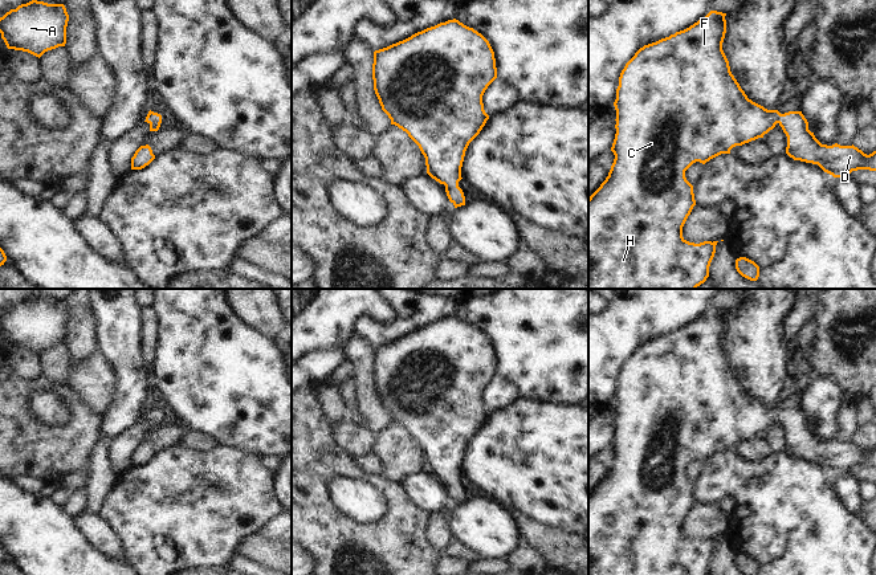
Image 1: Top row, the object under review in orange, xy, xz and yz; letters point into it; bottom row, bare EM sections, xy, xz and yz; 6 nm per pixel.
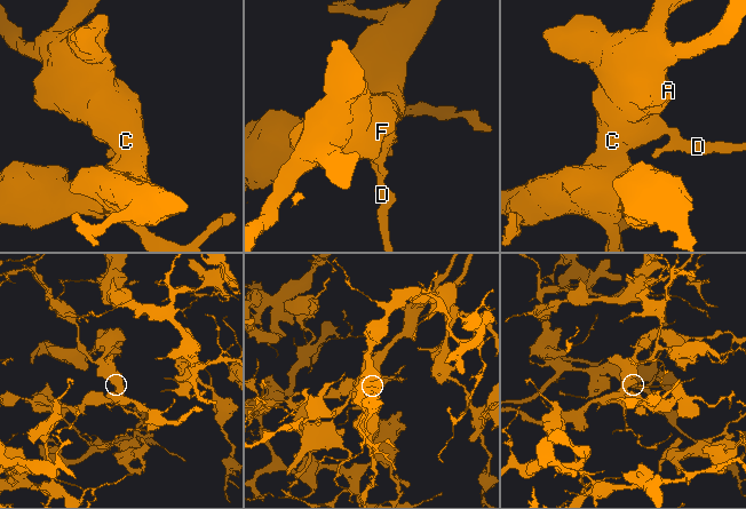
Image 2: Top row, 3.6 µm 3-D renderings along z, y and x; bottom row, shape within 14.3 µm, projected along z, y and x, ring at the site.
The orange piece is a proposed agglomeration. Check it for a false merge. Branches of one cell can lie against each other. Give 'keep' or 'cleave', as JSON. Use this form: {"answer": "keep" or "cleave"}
{"answer": "keep"}

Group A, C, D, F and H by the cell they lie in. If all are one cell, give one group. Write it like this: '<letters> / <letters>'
A C D F H

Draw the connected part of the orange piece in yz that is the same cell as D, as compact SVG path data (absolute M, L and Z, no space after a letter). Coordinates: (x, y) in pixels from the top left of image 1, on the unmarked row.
M710 307L689 325L644 342L622 367L614 399L616 431L611 448L615 456L606 477L588 494L588 575L708 575L718 538L694 541L683 534L683 523L696 502L685 468L696 458L705 461L721 450L730 450L736 443L763 435L777 420L787 433L786 450L794 457L818 461L834 474L857 466L876 468L876 448L867 452L853 441L822 441L808 427L802 408L781 411L747 395L722 347L725 313Z

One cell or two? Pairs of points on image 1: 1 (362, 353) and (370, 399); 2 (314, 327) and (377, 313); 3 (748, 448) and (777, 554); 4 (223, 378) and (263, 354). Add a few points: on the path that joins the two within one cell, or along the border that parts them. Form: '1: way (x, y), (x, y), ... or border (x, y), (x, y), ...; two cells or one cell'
1: way (362, 365), (365, 387); one cell
2: way (330, 312), (333, 309), (361, 309); one cell
3: border (736, 452), (748, 460), (764, 460), (771, 453); two cells
4: way (233, 378), (253, 363); one cell

